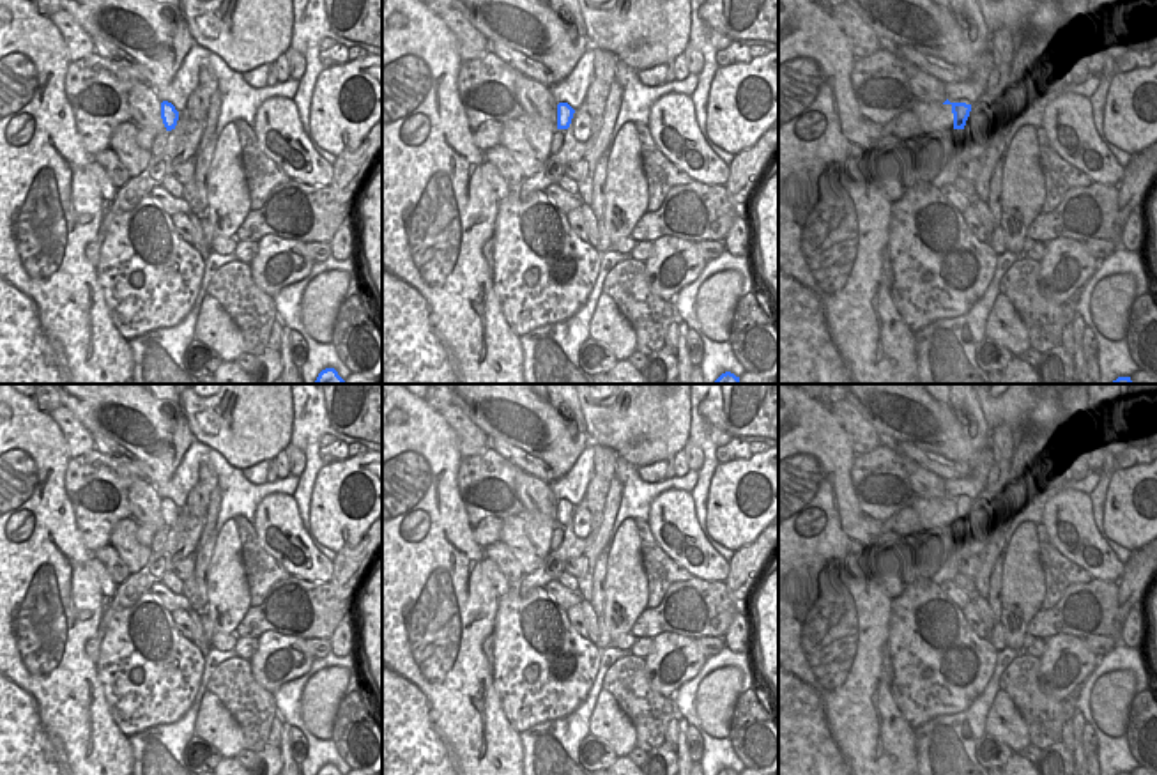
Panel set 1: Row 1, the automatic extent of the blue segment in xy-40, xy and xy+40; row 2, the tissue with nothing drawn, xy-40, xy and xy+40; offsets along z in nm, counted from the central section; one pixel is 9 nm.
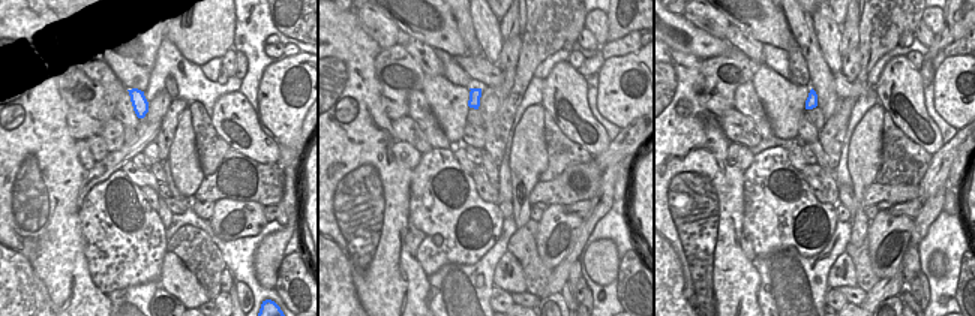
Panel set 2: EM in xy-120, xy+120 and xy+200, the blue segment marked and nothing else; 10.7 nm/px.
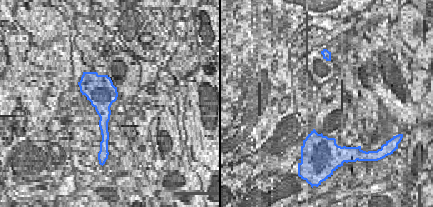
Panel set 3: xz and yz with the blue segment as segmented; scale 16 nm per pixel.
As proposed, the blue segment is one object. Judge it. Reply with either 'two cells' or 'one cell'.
one cell

